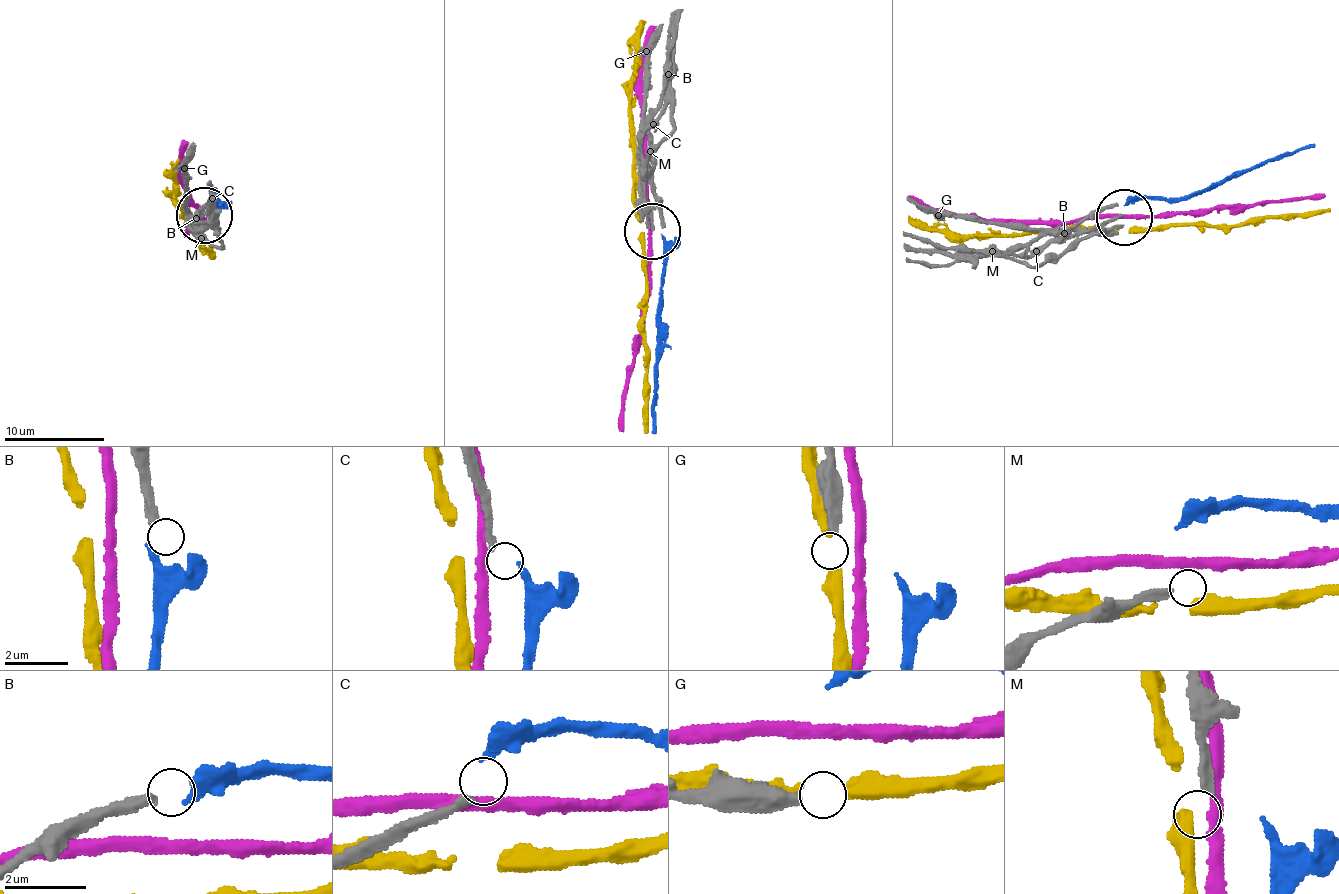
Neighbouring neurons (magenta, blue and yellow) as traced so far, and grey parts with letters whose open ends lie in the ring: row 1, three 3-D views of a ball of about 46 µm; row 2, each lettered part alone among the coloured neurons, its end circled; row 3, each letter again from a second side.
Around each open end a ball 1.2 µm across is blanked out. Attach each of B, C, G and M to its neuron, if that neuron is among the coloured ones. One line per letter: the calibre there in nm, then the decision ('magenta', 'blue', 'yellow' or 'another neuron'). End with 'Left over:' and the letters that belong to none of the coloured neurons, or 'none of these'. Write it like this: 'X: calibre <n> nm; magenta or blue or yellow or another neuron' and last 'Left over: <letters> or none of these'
B: calibre 280 nm; another neuron
C: calibre 190 nm; another neuron
G: calibre 360 nm; another neuron
M: calibre 240 nm; another neuron
Left over: B, C, G, M

